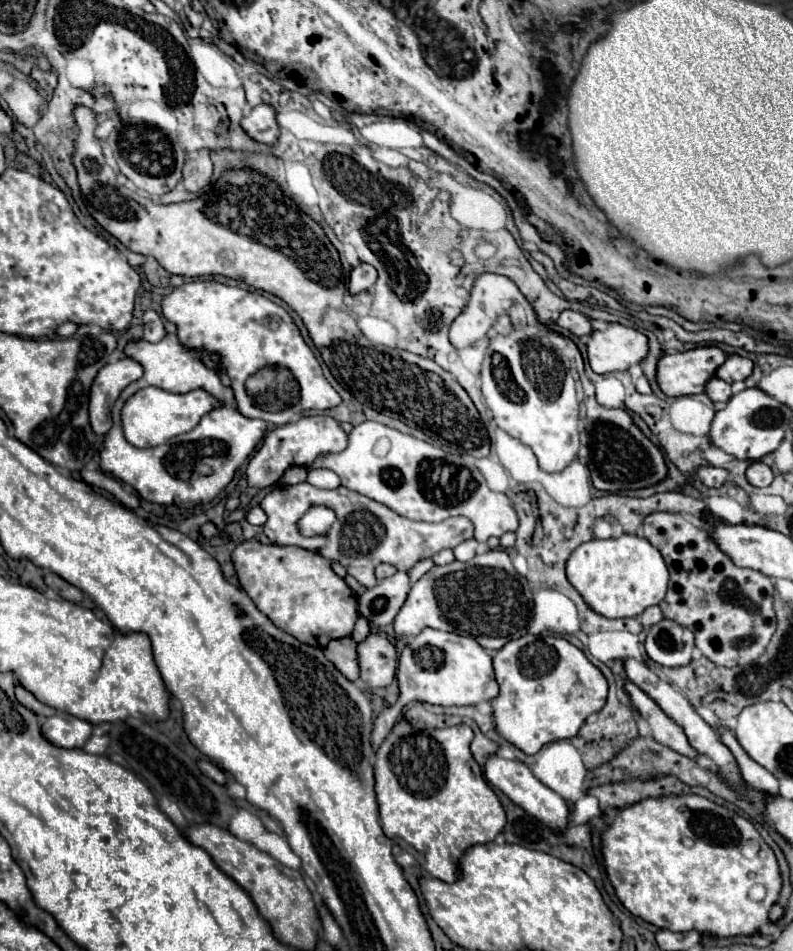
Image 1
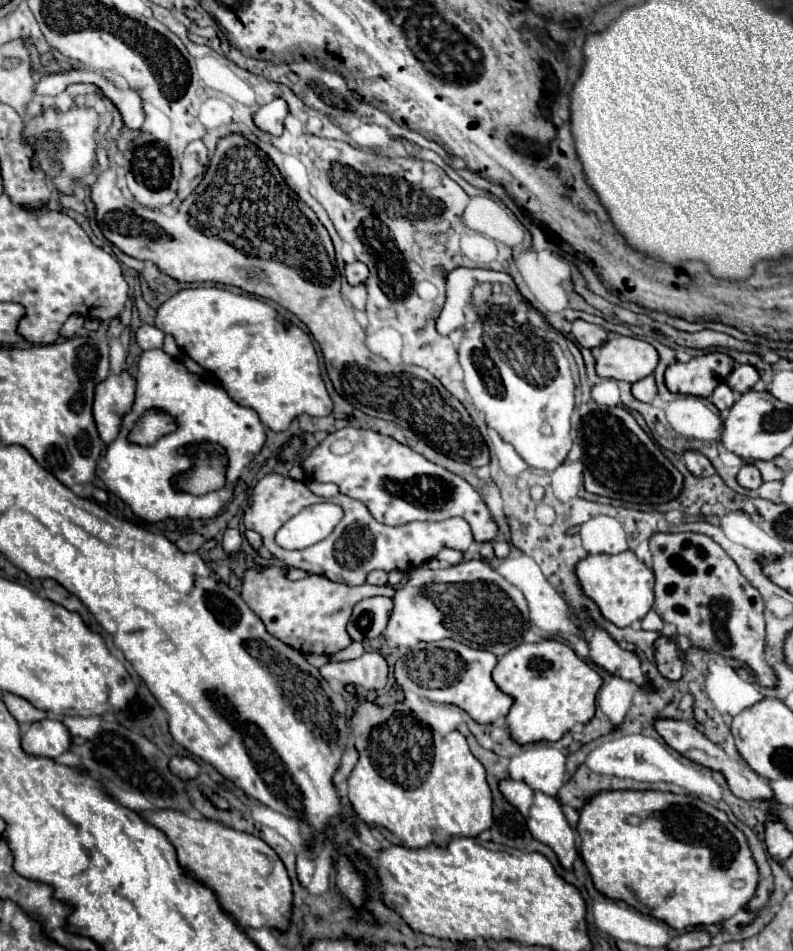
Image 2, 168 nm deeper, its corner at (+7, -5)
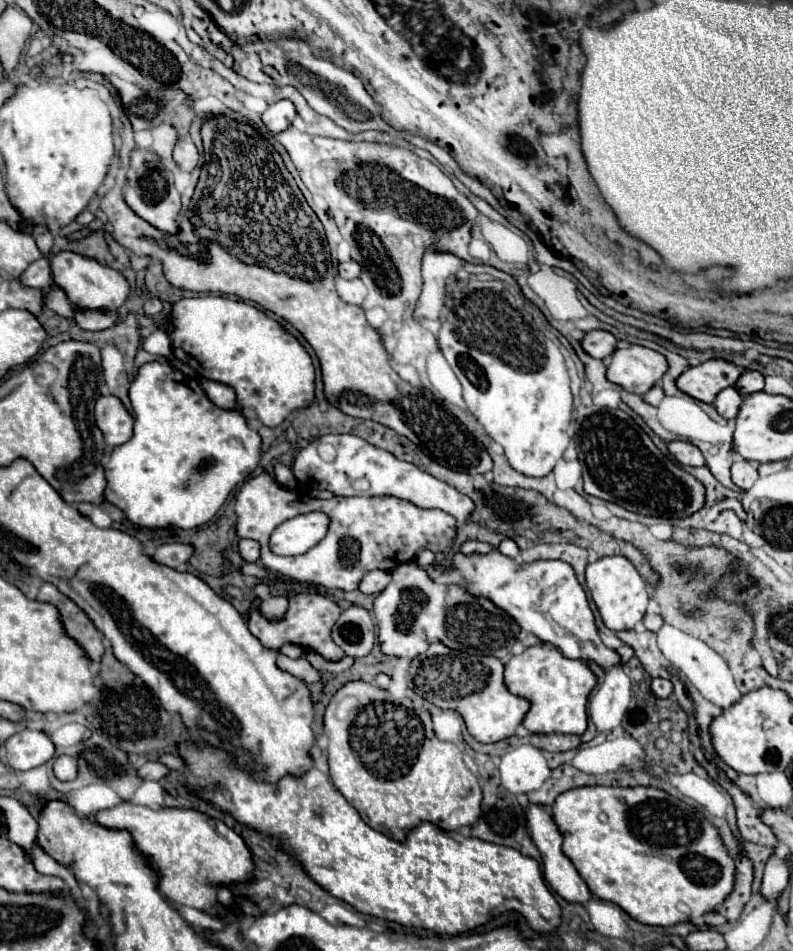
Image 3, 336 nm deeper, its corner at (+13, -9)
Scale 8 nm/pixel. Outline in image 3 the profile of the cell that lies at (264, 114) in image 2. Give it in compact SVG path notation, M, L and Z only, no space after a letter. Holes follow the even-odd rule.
M279 100L275 104L271 104L265 112L263 112L263 122L265 126L271 130L271 132L283 132L291 126L291 122L295 120L297 116L297 110L293 106L291 100Z

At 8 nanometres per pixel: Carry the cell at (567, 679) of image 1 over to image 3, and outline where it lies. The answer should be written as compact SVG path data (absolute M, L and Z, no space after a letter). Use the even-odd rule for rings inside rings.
M549 644L531 646L505 664L505 684L509 692L531 702L531 708L523 720L523 726L529 732L561 732L581 736L587 730L587 698L597 684L597 676L587 662L569 660Z

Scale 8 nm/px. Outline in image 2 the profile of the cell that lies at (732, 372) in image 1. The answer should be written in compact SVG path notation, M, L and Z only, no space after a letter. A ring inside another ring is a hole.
M737 364L735 370L731 370L731 374L727 376L725 384L737 392L737 394L743 394L747 392L755 382L759 380L759 374L753 366L747 366L747 364Z

